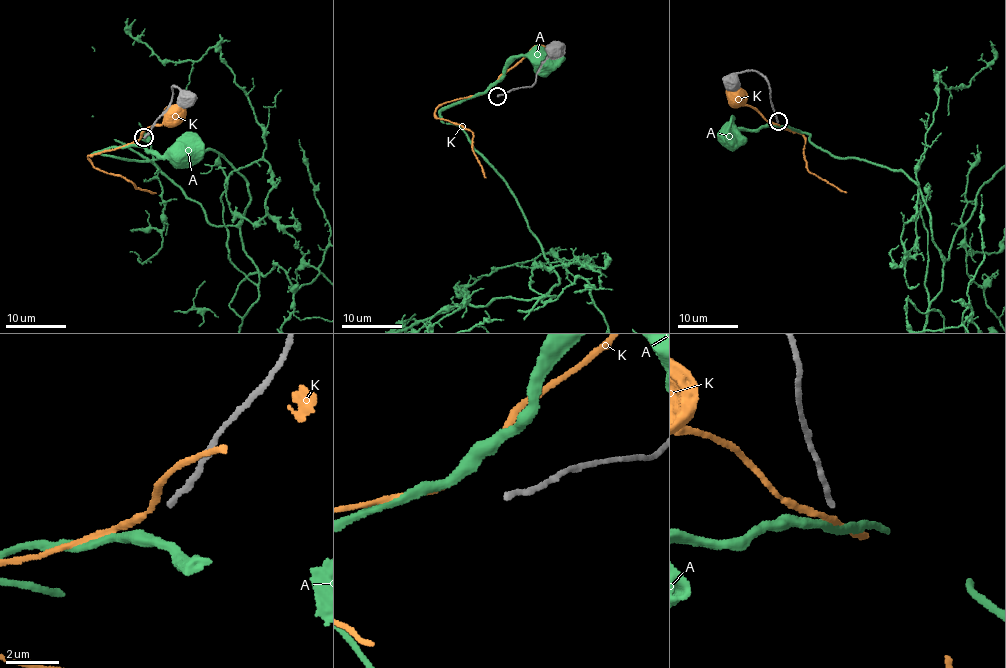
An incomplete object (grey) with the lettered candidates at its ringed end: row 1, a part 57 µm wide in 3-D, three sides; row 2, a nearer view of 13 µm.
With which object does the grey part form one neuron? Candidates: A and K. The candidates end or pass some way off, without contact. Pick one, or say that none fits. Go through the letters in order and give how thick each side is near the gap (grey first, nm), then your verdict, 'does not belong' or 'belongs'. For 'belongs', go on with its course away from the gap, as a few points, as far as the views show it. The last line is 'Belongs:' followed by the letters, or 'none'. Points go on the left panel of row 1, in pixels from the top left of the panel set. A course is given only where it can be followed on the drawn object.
A: calibres 200 and 400 nm; does not belong
K: calibres 200 and 240 nm; does not belong
Belongs: none

